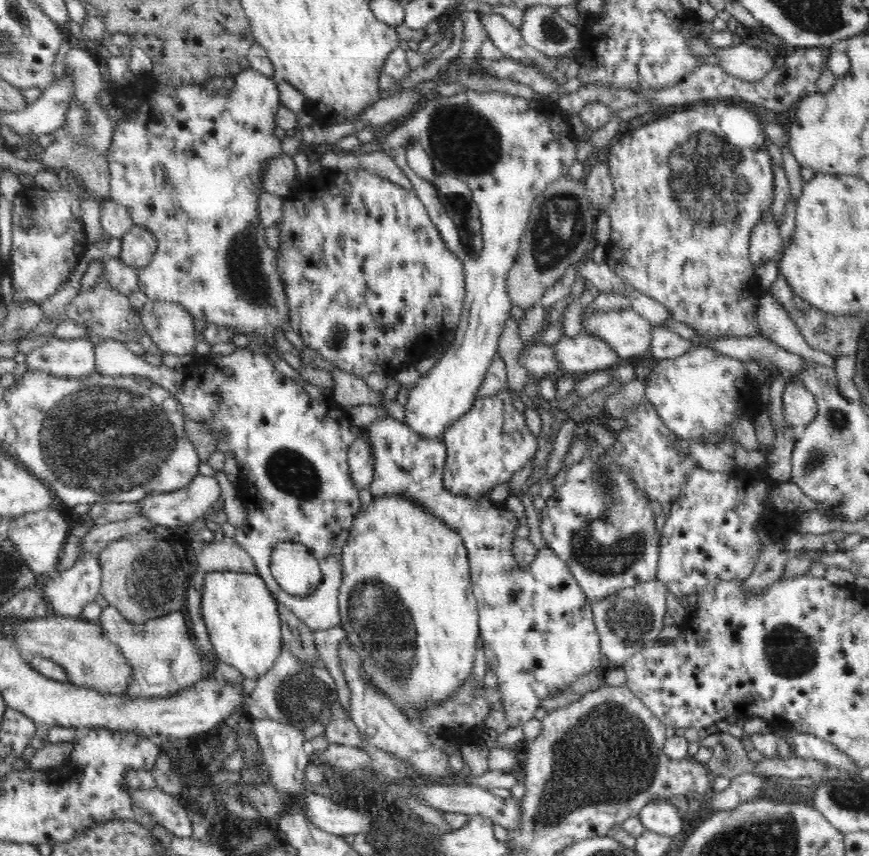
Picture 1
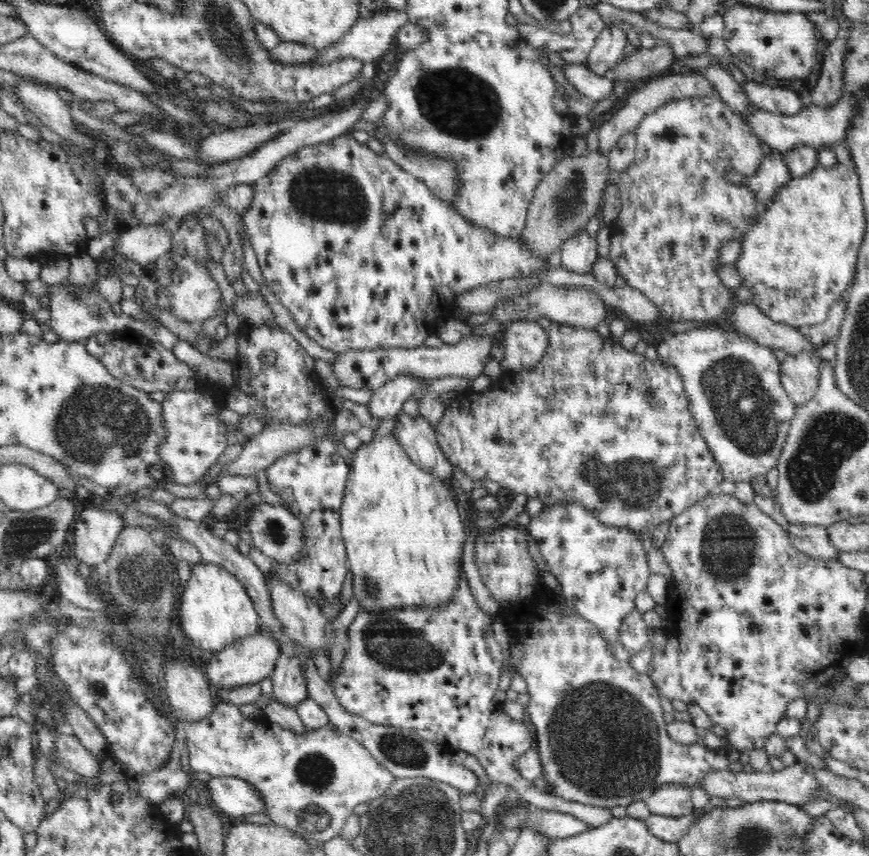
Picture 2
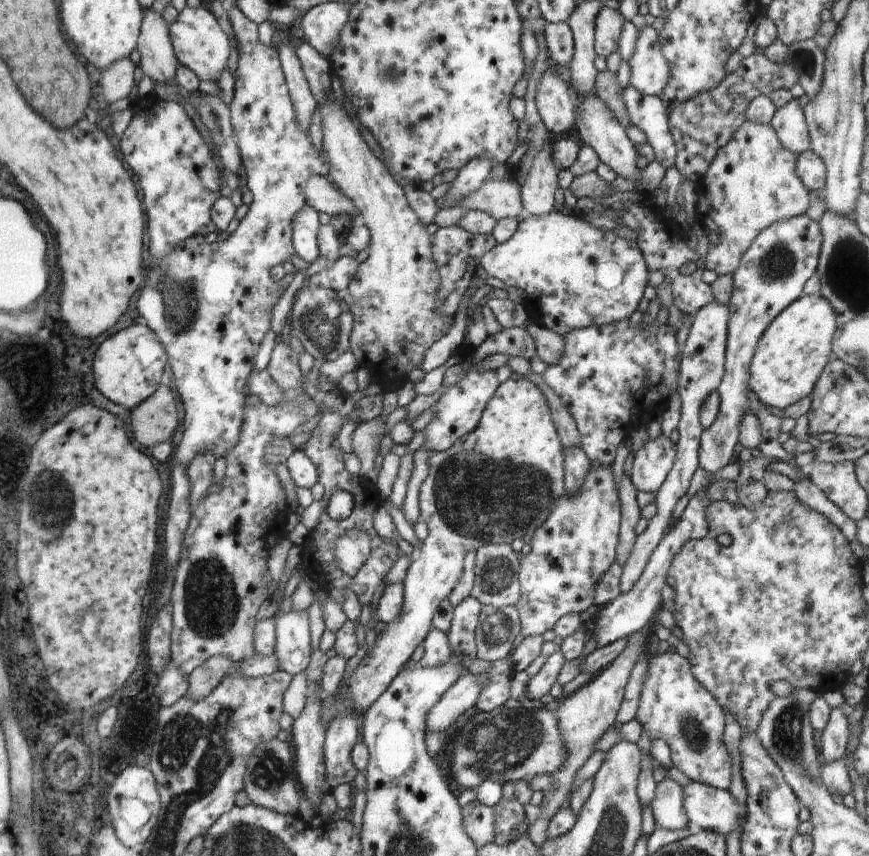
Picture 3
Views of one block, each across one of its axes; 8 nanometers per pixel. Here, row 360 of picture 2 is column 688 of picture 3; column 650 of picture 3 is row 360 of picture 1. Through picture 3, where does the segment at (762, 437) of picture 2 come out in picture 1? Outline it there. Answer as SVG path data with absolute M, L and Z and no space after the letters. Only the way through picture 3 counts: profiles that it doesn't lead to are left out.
M694 347L681 355L658 359L645 386L645 398L654 405L654 411L676 437L702 443L706 436L726 434L740 412L755 414L755 407L760 404L761 384L756 388L751 380L742 361L711 348Z

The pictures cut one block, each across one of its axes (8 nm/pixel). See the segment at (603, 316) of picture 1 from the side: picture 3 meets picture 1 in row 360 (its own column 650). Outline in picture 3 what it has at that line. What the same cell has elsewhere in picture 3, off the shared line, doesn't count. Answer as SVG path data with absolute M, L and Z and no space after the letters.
M651 624L645 630L632 633L628 636L627 645L616 657L616 660L609 664L601 672L598 672L589 682L571 695L560 700L560 707L556 713L559 720L560 734L565 744L565 759L562 766L550 776L553 778L553 789L547 794L544 793L543 801L540 804L541 814L550 820L561 808L562 804L568 802L568 794L572 790L576 772L586 764L586 760L595 751L595 744L599 738L615 724L615 718L619 706L624 698L626 683L630 678L636 658L642 652L644 635L651 630Z

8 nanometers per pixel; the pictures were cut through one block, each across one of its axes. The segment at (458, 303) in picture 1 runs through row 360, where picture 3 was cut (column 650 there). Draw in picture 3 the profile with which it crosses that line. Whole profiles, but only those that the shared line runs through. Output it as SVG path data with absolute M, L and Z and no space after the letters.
M629 320L606 326L574 329L564 338L565 349L555 365L542 373L546 384L562 399L577 424L581 436L580 448L595 467L611 466L617 448L638 424L647 423L662 416L670 395L677 392L681 353L676 345L676 333L669 325L651 325L649 329L630 327Z

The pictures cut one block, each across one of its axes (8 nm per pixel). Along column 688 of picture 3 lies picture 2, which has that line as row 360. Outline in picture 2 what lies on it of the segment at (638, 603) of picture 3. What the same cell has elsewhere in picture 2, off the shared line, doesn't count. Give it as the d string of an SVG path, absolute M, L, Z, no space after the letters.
M536 321L506 323L506 330L499 337L500 347L504 350L501 370L507 372L536 368L549 346L547 334L548 330L543 330Z

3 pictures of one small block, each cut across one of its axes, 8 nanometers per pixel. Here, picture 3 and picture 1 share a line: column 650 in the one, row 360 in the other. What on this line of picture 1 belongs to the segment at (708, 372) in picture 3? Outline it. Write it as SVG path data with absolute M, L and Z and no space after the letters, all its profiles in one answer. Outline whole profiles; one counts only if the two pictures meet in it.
M552 343L525 345L520 351L519 361L525 370L538 379L565 373L557 364L557 360L554 360Z

